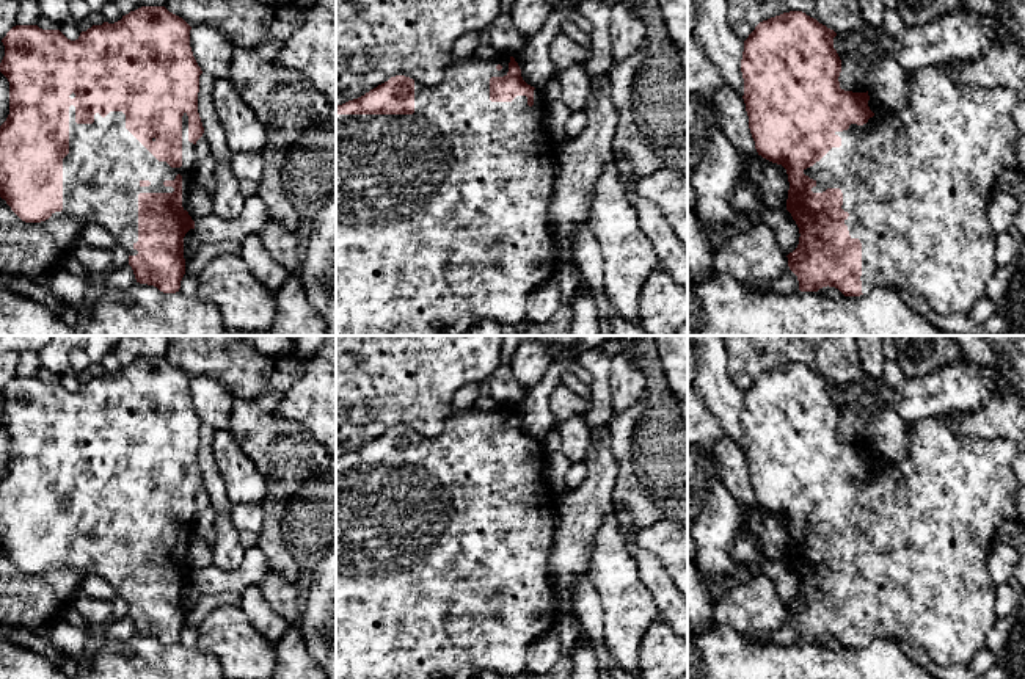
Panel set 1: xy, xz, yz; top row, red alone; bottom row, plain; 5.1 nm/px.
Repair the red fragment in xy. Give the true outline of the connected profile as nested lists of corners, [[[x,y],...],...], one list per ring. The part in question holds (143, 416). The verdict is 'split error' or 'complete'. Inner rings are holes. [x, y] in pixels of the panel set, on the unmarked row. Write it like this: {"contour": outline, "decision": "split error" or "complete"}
{"contour": [[[141,358],[122,367],[115,375],[104,373],[82,383],[75,392],[67,390],[60,381],[42,381],[38,376],[16,376],[2,390],[5,408],[0,423],[9,433],[9,466],[0,477],[0,549],[25,574],[41,574],[50,568],[72,568],[82,577],[94,572],[105,579],[116,596],[127,602],[129,616],[140,635],[157,638],[163,645],[176,645],[185,626],[184,588],[195,580],[195,572],[187,563],[187,550],[193,539],[196,514],[196,492],[204,478],[198,464],[199,427],[202,425],[190,398],[192,378],[165,358]]], "decision": "split error"}

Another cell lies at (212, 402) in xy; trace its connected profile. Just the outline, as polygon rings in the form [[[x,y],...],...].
[[[209,376],[192,378],[190,398],[202,423],[215,431],[228,428],[235,398],[220,381]]]

